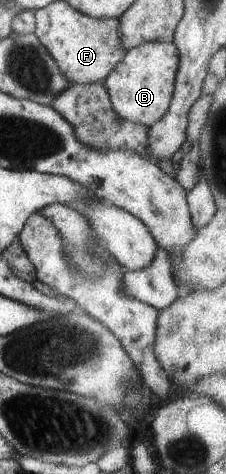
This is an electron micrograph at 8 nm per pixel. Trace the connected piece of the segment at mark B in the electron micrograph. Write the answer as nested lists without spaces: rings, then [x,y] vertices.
[[[151,41],[126,49],[123,58],[101,81],[110,100],[113,114],[119,120],[149,128],[167,110],[173,92],[179,57],[175,43]]]

